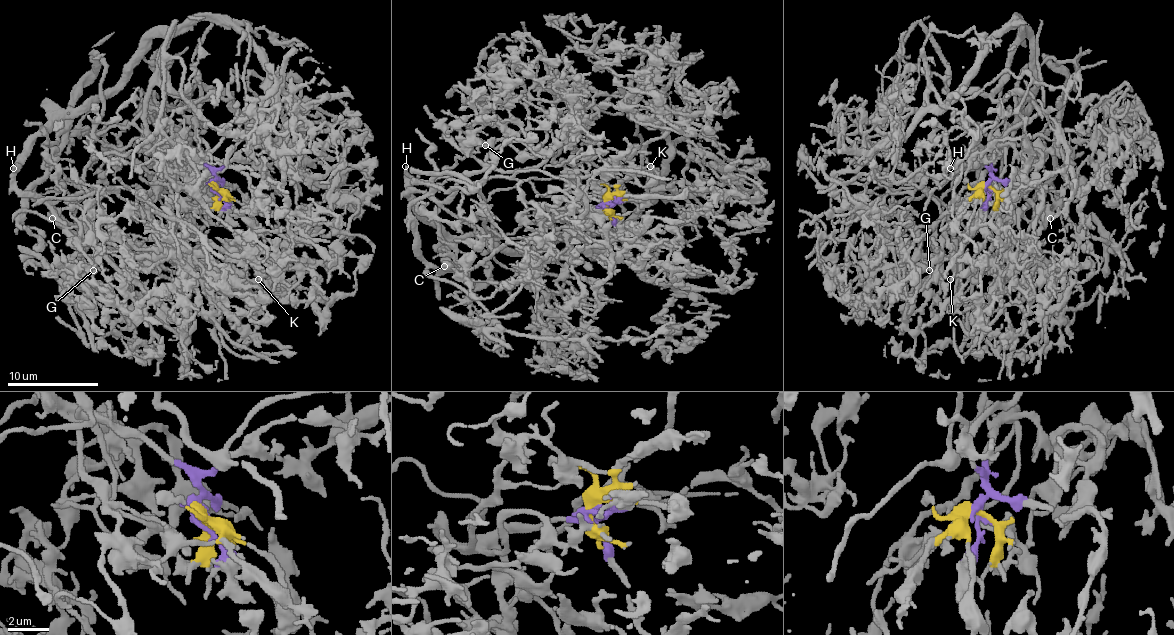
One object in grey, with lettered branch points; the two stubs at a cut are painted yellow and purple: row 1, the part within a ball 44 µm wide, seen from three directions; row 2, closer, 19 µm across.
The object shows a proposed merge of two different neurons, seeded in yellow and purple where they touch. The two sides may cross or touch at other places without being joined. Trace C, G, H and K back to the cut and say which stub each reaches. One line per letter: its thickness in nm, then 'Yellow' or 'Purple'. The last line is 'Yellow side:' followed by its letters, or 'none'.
C: Thickness 400 nm. Purple
G: Thickness 190 nm. Purple
H: Thickness 320 nm. Purple
K: Thickness 200 nm. Yellow
Yellow side: K

